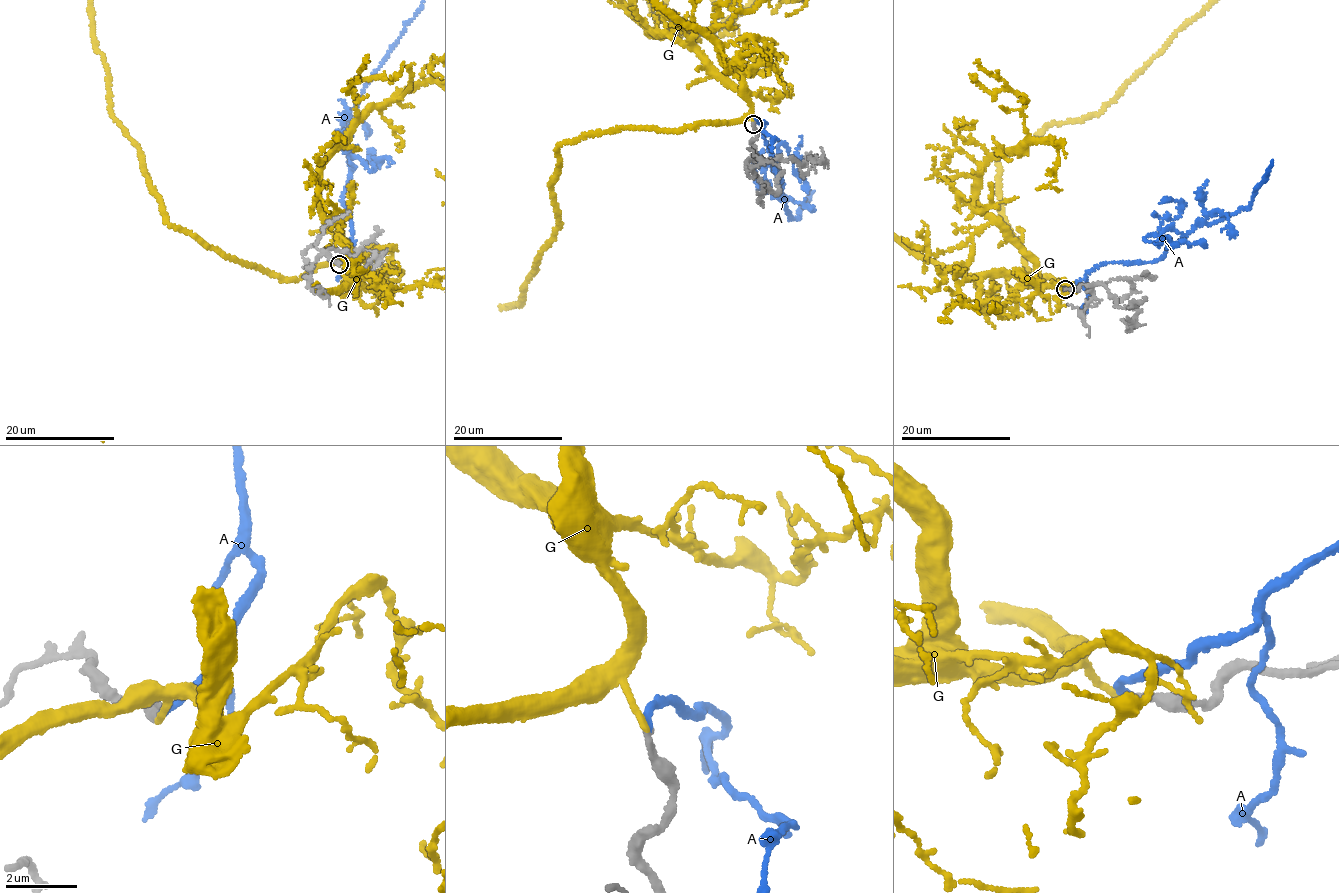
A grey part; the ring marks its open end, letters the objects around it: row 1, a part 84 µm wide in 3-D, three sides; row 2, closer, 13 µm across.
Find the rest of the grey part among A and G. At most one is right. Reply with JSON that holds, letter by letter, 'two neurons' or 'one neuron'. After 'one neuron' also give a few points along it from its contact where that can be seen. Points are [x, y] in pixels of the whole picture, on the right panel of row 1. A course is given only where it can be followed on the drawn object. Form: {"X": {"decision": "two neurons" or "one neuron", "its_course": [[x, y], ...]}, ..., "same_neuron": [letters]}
{"A": {"decision": "one neuron"}, "G": {"decision": "two neurons"}, "same_neuron": ["A"]}

